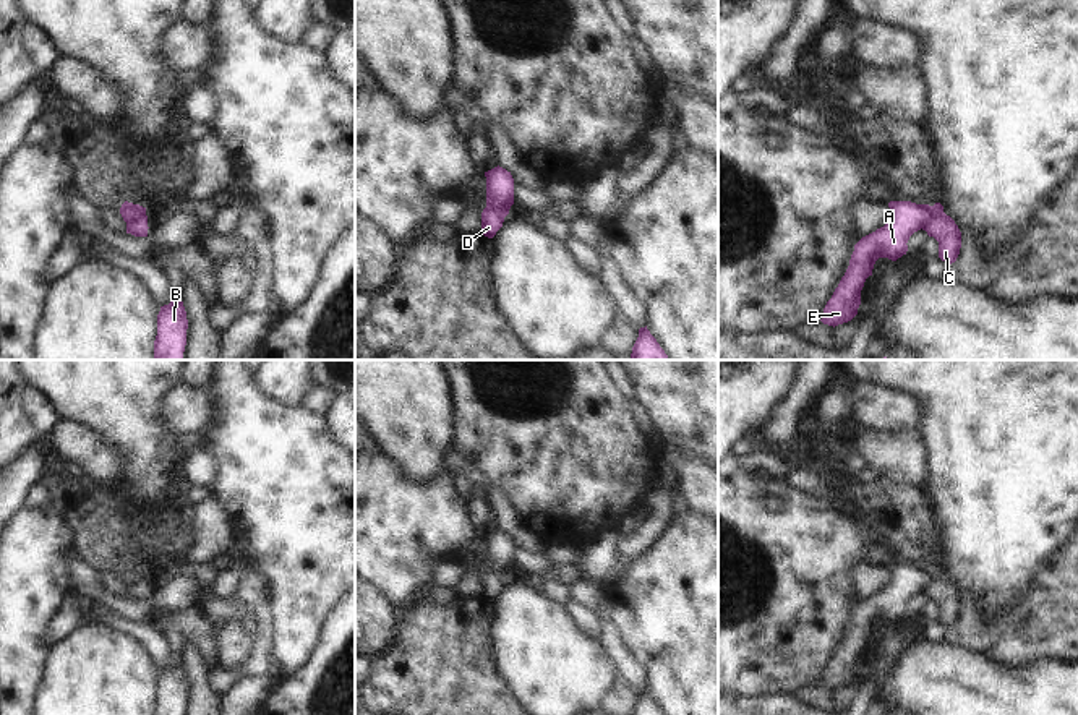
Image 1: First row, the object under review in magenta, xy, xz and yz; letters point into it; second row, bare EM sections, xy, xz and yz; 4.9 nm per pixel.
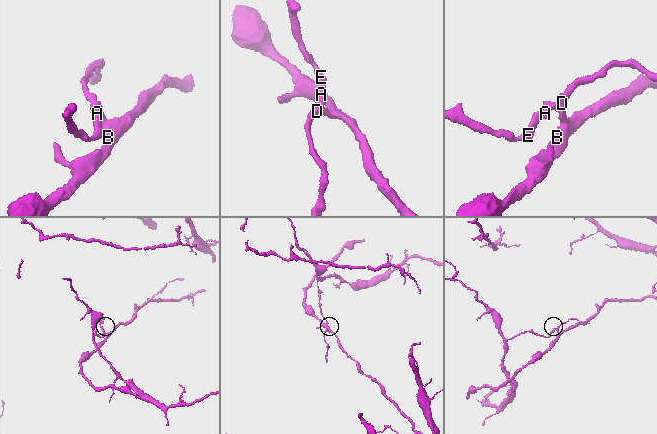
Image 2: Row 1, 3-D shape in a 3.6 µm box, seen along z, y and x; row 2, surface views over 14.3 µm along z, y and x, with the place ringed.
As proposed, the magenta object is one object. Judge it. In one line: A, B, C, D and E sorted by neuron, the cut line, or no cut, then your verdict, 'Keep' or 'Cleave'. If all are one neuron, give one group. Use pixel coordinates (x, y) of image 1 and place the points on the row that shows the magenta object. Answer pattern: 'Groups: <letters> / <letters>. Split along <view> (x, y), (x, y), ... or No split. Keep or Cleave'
Groups: A D E / B C. Split along yz (942, 209), (936, 209), (921, 227). Cleave

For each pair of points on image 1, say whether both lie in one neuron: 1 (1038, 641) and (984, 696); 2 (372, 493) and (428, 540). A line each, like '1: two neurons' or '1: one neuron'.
1: two neurons
2: one neuron

